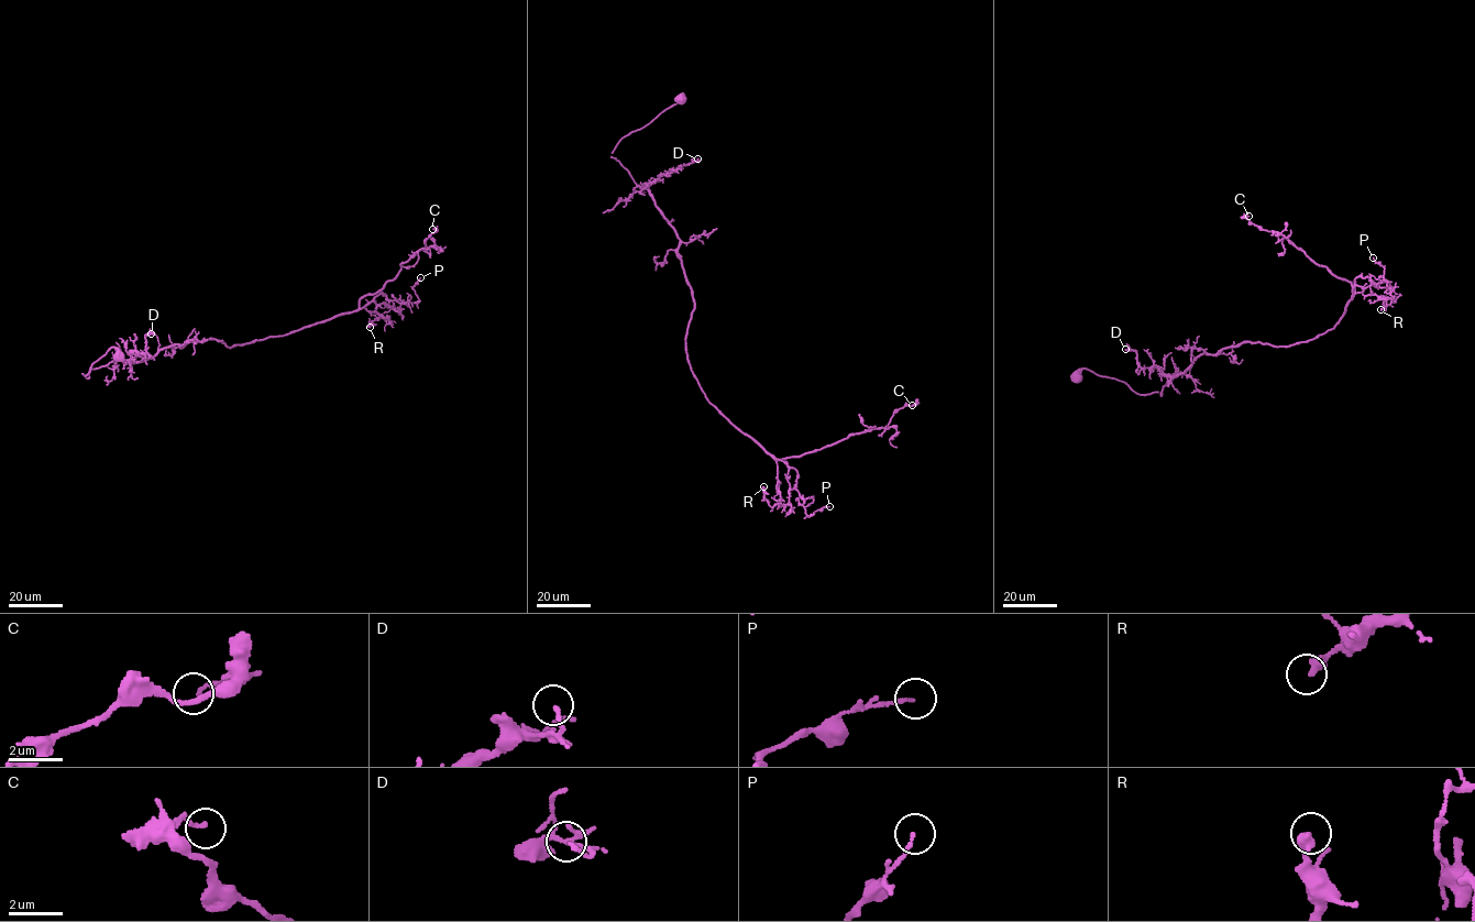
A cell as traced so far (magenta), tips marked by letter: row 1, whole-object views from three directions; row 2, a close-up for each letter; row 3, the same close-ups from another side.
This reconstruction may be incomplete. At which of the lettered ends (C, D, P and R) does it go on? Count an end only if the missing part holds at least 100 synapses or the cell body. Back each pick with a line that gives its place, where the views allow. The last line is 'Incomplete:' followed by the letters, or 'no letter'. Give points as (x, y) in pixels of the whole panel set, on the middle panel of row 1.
Incomplete: no letter

